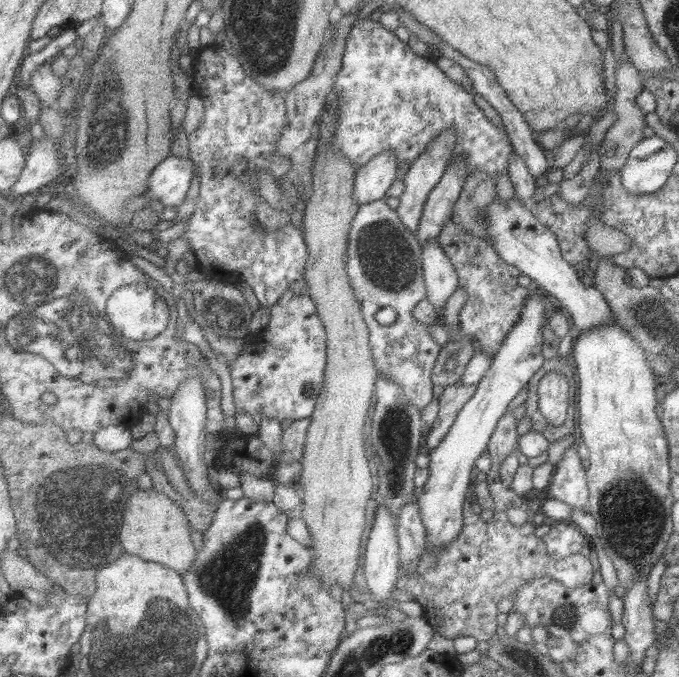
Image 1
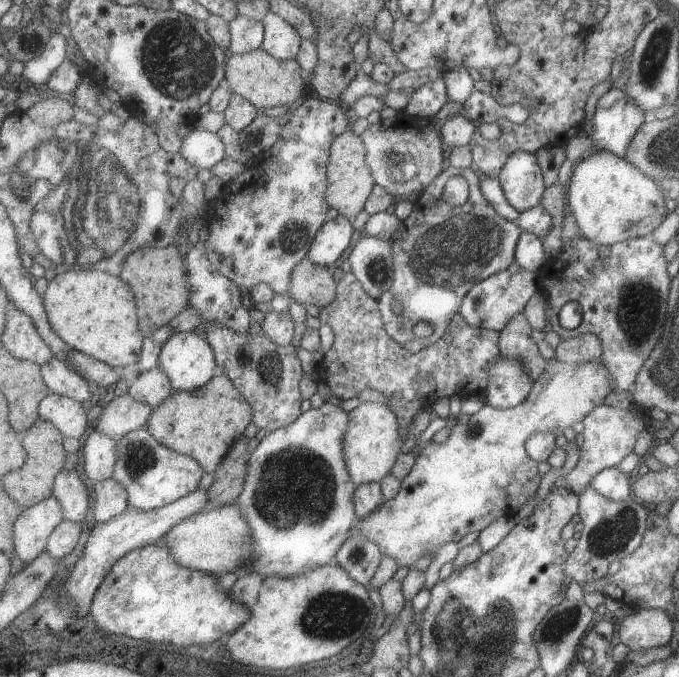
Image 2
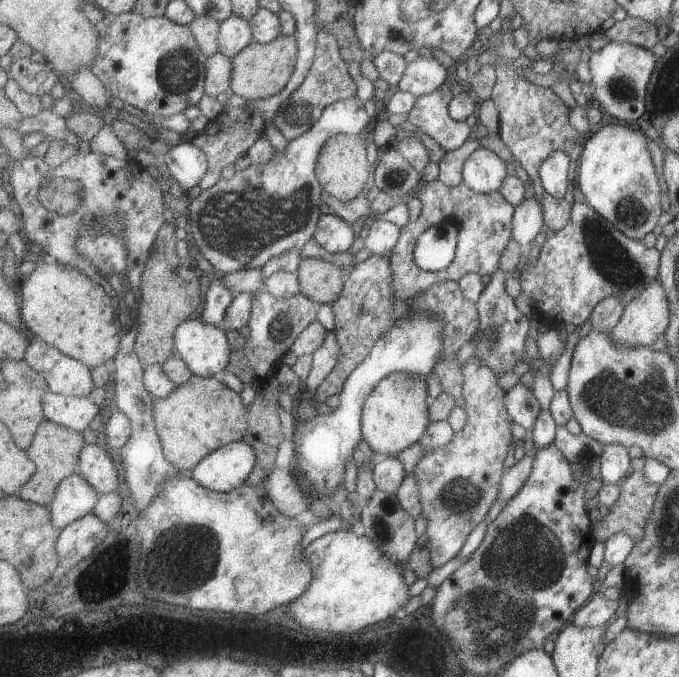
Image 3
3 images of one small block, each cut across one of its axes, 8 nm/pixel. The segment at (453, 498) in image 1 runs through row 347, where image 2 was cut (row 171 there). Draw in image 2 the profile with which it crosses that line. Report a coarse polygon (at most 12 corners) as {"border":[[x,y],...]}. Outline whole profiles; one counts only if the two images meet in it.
{"border":[[517,150],[497,180],[518,213],[540,204],[545,186],[535,153]]}

